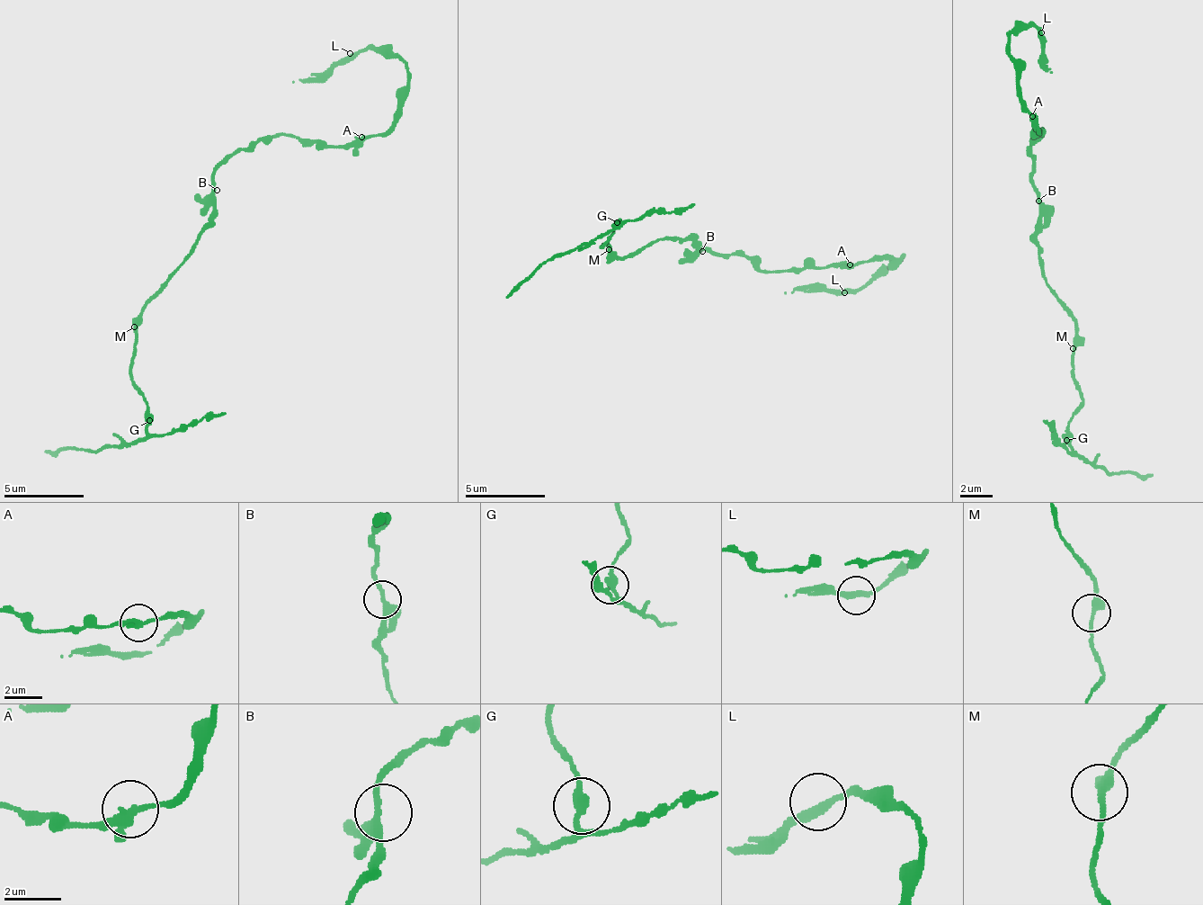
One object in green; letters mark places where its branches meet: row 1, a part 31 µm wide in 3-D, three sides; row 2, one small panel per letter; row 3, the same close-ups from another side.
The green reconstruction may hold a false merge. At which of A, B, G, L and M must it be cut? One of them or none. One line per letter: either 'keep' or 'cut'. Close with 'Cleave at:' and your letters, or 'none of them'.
A: keep
B: keep
G: cut
L: keep
M: keep
Cleave at: G

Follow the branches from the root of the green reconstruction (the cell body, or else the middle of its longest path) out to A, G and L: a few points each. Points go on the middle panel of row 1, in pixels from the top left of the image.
A: (698, 251), (699, 254), (703, 250), (745, 256), (762, 271), (846, 267), (850, 264)
G: (698, 251), (691, 237), (664, 235), (618, 256), (611, 246), (601, 245), (618, 223)
L: (698, 251), (745, 256), (762, 271), (850, 266), (902, 255), (891, 265), (879, 265), (860, 288), (844, 292)

